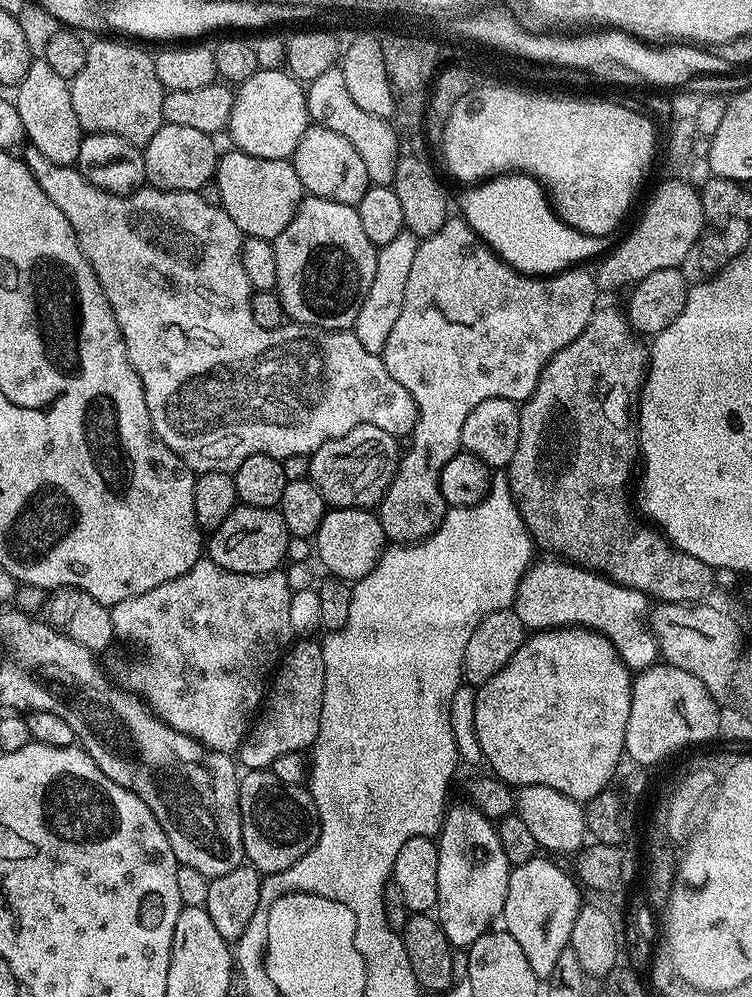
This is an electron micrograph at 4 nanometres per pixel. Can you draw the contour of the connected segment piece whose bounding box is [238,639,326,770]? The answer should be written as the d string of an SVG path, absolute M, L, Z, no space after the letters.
M298 640L281 655L278 674L271 677L266 699L239 746L238 760L245 769L271 769L272 763L282 758L282 754L303 753L311 749L316 741L322 714L326 666L322 662L322 650L317 641Z

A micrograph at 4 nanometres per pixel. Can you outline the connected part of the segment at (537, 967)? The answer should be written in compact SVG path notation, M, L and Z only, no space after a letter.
M537 858L517 864L509 871L506 902L504 903L503 927L522 946L530 970L538 978L547 978L558 963L558 954L569 951L570 934L574 930L574 918L582 907L582 888L571 875L568 876L552 860Z

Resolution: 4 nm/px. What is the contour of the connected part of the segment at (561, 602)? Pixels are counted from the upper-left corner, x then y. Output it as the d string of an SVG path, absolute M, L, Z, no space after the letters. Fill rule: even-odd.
M563 558L551 559L537 559L520 579L514 611L522 618L525 629L589 628L592 632L601 632L610 641L628 669L643 670L657 663L656 639L646 623L650 616L649 597L633 588L615 584L589 568L581 568Z

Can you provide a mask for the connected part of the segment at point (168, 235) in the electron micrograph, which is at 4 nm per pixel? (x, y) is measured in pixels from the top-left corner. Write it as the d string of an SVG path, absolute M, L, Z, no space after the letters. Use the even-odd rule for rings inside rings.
M25 147L22 159L28 169L34 174L38 186L46 190L46 198L66 214L66 218L72 223L74 234L80 243L82 254L90 262L110 306L114 310L114 318L122 330L122 338L126 342L126 354L130 358L130 366L138 374L142 382L142 390L146 398L146 410L150 410L150 422L156 436L168 447L182 463L192 469L193 473L202 472L231 472L235 473L246 458L254 454L266 454L283 462L287 456L302 454L311 457L326 442L330 442L339 436L350 434L363 424L378 426L378 430L386 430L397 438L411 437L416 425L416 403L414 398L402 386L402 382L394 382L394 378L386 370L383 359L380 356L370 354L362 342L358 342L355 331L341 330L338 332L325 332L318 328L309 328L307 324L295 322L285 323L283 328L274 330L262 330L250 318L250 298L254 291L252 283L246 278L246 270L242 270L242 258L240 257L240 245L242 234L238 226L226 214L223 208L204 201L199 192L164 192L160 188L141 186L135 192L126 196L114 196L94 186L75 167L66 164L50 162L36 148Z

